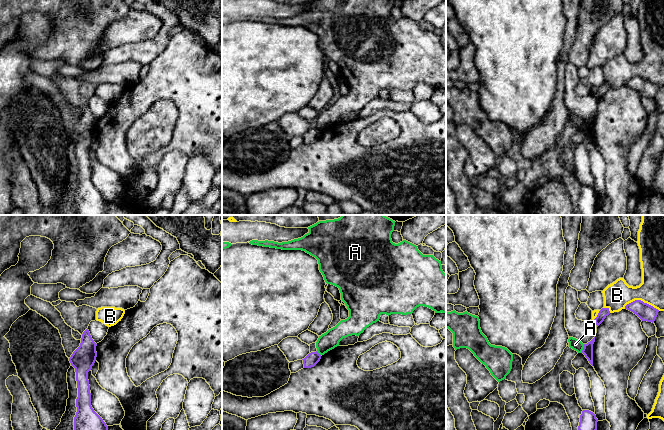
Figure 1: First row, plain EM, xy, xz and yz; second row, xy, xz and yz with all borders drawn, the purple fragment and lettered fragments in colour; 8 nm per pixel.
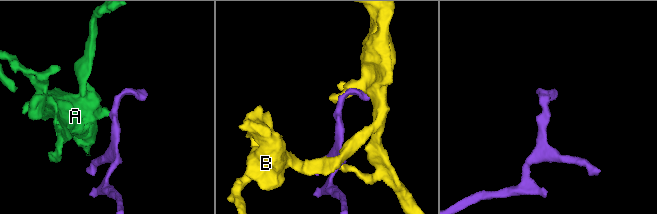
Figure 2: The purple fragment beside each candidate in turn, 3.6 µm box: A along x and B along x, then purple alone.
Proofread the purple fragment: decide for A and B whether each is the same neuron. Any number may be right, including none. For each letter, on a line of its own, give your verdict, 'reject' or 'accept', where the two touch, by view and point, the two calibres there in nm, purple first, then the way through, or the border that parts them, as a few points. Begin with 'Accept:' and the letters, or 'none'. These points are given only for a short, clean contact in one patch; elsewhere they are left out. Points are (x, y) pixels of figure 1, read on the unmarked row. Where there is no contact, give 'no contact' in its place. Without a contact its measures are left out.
Accept: none
A: reject; contact yz (583, 124); calibres 80 and 90 nm; border yz (584, 120), (581, 128)
B: reject; contact yz (642, 77); calibres 140 and 220 nm

